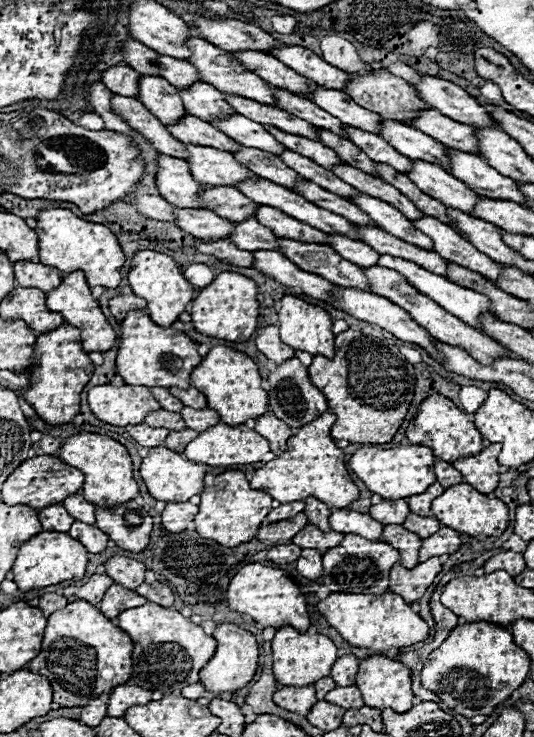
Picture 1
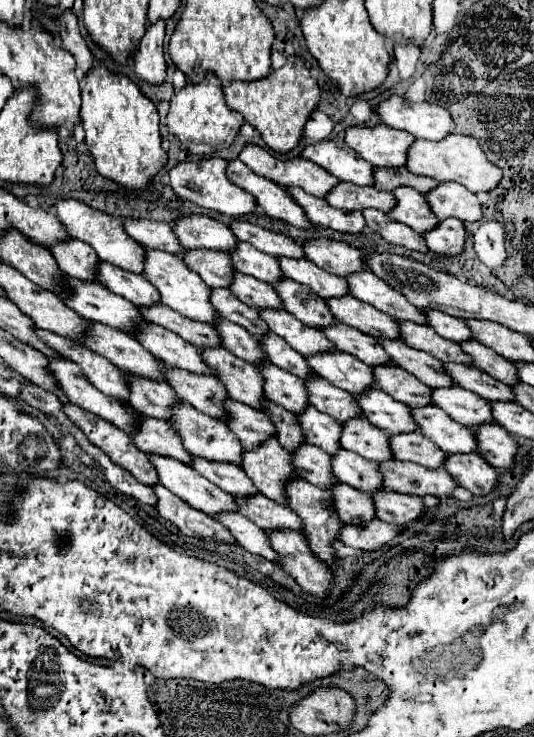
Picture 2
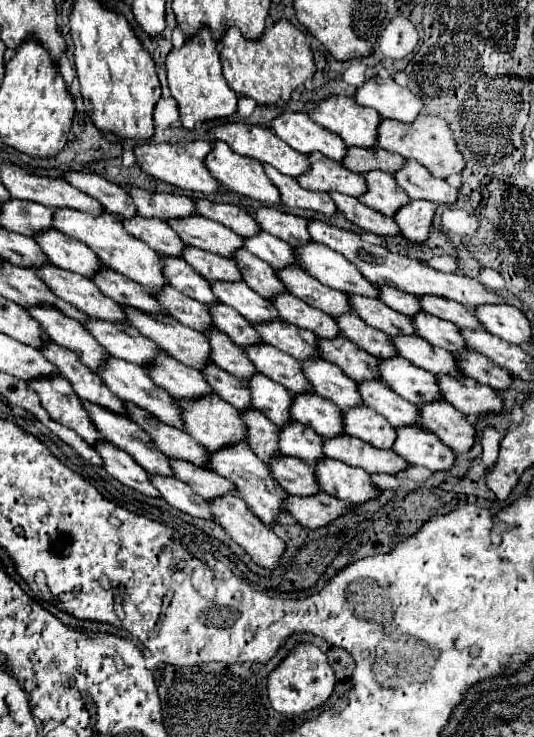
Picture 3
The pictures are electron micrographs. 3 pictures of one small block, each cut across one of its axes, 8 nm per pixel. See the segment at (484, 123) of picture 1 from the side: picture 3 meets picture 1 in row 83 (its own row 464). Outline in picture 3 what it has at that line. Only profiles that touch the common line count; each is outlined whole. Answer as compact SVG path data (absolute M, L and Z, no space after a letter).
M418 426L396 428L392 450L410 464L420 464L432 472L448 470L454 462L454 452L446 448L434 434Z

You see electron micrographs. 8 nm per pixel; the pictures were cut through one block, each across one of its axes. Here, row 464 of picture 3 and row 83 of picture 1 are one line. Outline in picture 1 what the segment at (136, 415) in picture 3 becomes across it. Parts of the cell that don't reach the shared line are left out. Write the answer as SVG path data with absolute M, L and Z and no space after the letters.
M198 82L188 90L180 90L186 110L200 120L224 120L234 116L234 108L228 104L226 96L218 92L212 84Z

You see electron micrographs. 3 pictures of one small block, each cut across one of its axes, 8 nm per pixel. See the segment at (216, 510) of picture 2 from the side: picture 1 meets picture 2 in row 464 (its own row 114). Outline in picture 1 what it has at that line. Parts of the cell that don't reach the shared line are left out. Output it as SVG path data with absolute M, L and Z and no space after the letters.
M142 76L140 78L140 102L158 116L162 124L176 124L188 112L182 106L182 98L178 88L168 84L164 78L156 76Z

